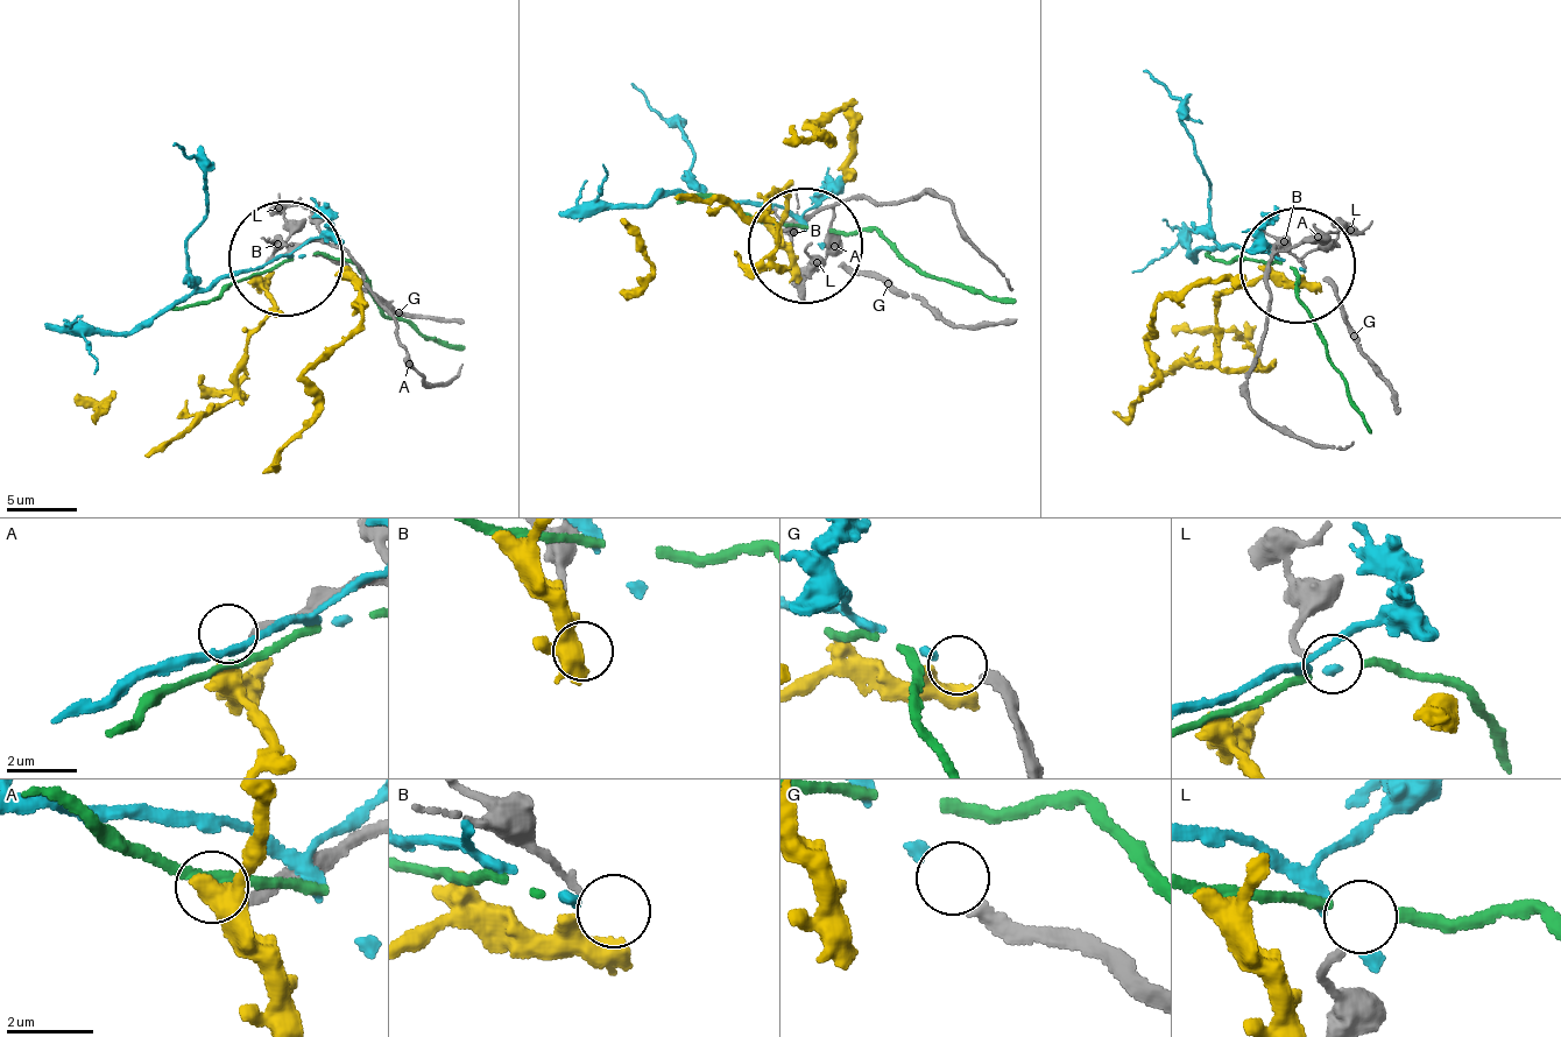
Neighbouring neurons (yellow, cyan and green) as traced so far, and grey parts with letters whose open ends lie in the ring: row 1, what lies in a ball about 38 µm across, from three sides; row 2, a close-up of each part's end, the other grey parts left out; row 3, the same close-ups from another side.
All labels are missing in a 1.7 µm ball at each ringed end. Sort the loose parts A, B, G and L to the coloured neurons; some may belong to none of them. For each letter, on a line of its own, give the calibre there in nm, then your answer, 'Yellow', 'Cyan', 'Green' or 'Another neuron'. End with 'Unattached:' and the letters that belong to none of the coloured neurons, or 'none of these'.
A: Thickness 240 nm. Another neuron
B: Thickness 170 nm. Another neuron
G: Thickness 320 nm. Cyan
L: Thickness 190 nm. Green
Unattached: A, B

